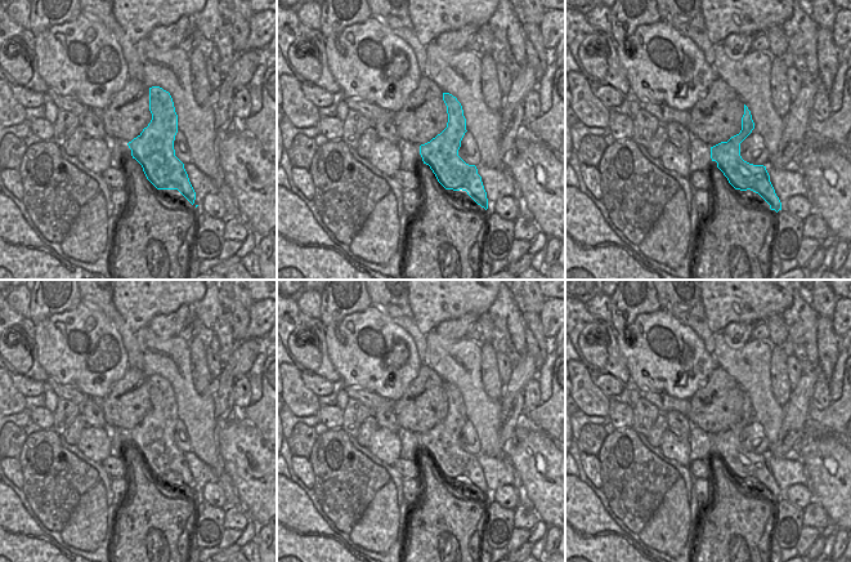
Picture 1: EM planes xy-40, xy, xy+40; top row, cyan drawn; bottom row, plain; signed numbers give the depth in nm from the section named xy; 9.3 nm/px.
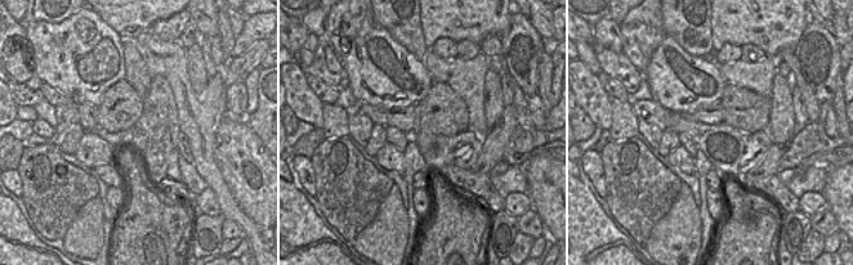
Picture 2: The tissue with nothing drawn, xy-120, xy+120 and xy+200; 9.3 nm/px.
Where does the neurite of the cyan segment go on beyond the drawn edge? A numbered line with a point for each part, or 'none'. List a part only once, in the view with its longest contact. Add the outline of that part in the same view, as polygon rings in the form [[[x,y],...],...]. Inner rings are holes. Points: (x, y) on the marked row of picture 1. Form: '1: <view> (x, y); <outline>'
none

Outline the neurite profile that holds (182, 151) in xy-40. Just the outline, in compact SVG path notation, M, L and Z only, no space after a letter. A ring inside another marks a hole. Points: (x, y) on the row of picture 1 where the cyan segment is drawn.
M178 130L174 140L174 150L175 156L183 162L183 164L191 164L191 151L188 147L188 143L185 140L185 137L183 133Z

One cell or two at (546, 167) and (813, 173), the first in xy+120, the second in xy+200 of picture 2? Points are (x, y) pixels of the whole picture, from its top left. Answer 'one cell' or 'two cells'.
two cells

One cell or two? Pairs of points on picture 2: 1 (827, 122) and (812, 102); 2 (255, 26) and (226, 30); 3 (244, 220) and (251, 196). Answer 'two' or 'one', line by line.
1: two
2: two
3: two

